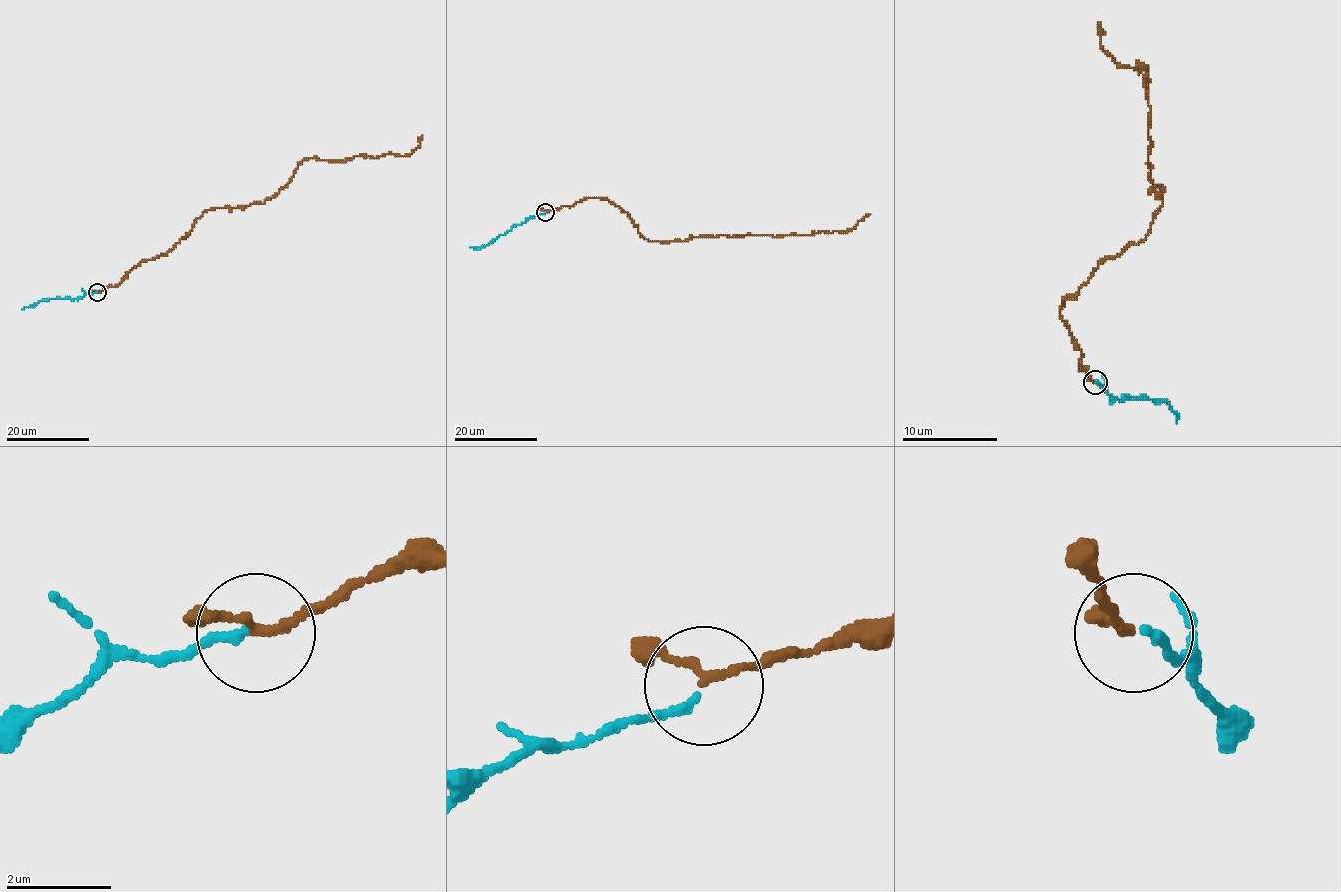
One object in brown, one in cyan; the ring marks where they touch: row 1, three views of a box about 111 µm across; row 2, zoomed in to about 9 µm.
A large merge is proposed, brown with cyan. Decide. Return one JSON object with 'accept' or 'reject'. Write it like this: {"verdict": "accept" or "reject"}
{"verdict": "accept"}

